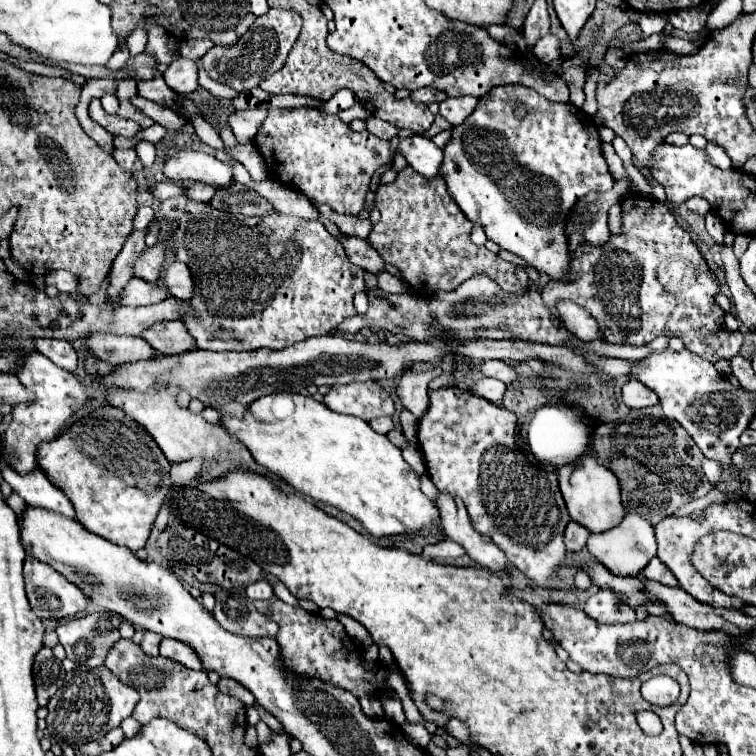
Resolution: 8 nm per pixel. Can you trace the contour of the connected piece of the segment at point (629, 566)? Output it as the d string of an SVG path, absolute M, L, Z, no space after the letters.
M626 514L624 520L604 534L590 534L588 538L590 554L602 562L616 576L638 576L640 570L656 556L656 538L650 522L636 514Z

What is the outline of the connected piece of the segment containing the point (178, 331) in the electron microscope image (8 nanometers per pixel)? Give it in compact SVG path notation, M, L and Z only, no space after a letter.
M170 320L170 322L160 322L154 324L152 328L142 332L142 338L158 352L164 356L174 356L182 354L188 350L196 348L194 338L190 336L188 328L180 320Z

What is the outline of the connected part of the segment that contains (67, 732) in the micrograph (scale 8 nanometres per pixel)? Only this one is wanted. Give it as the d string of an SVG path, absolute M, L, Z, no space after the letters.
M106 666L74 668L66 674L64 688L60 688L60 692L52 698L52 704L48 704L48 732L54 740L68 742L78 748L120 726L120 722L132 714L136 704L138 692L122 684Z

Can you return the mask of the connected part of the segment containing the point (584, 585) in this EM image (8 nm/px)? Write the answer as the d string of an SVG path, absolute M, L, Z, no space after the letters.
M578 570L574 576L573 592L583 592L591 586L591 580L589 576L583 570Z

